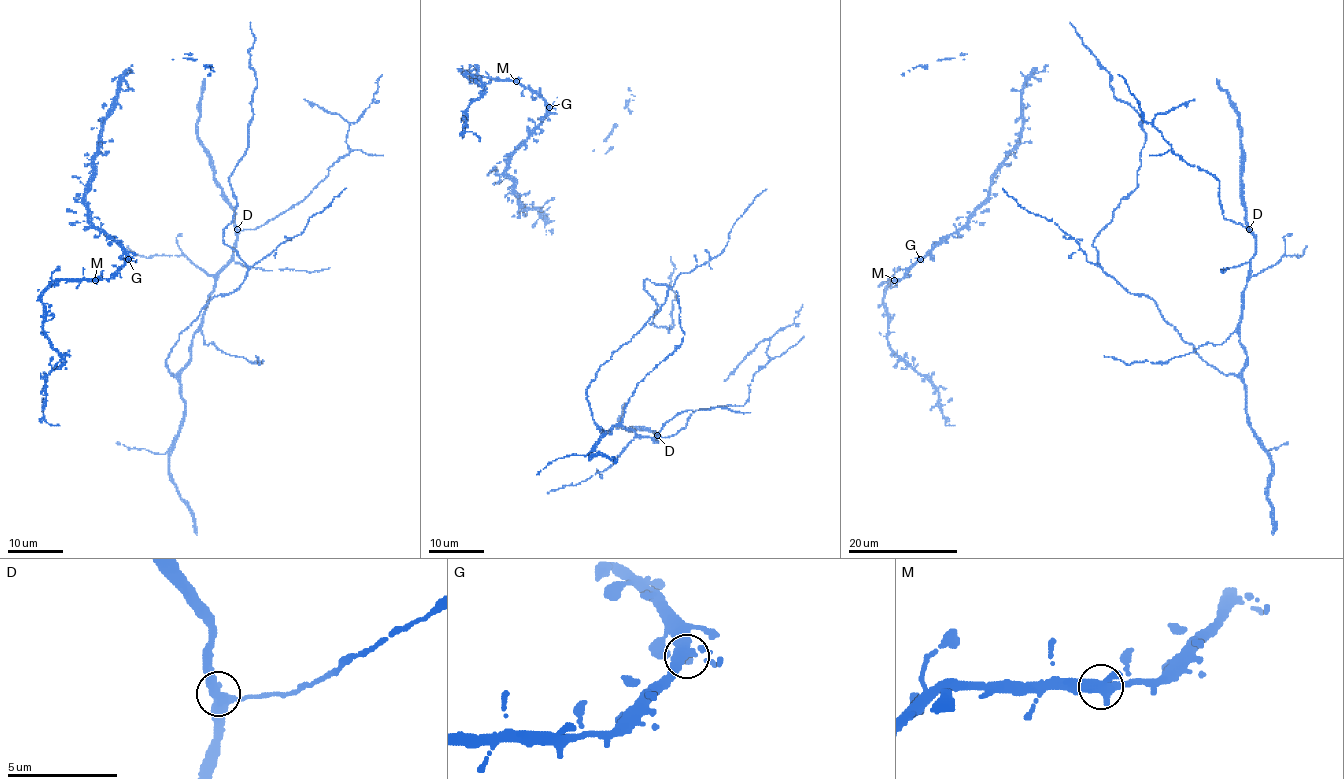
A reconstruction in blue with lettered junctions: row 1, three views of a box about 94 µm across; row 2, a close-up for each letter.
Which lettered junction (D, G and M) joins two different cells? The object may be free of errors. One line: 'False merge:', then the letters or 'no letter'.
False merge: no letter

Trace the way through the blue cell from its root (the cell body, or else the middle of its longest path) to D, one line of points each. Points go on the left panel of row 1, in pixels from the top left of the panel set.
D: (241, 158), (223, 240), (247, 274), (179, 335), (171, 374), (190, 358), (236, 229)

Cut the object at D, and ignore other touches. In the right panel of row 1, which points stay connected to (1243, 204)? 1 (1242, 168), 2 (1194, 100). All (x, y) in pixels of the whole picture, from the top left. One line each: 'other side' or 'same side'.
1: same side
2: other side

